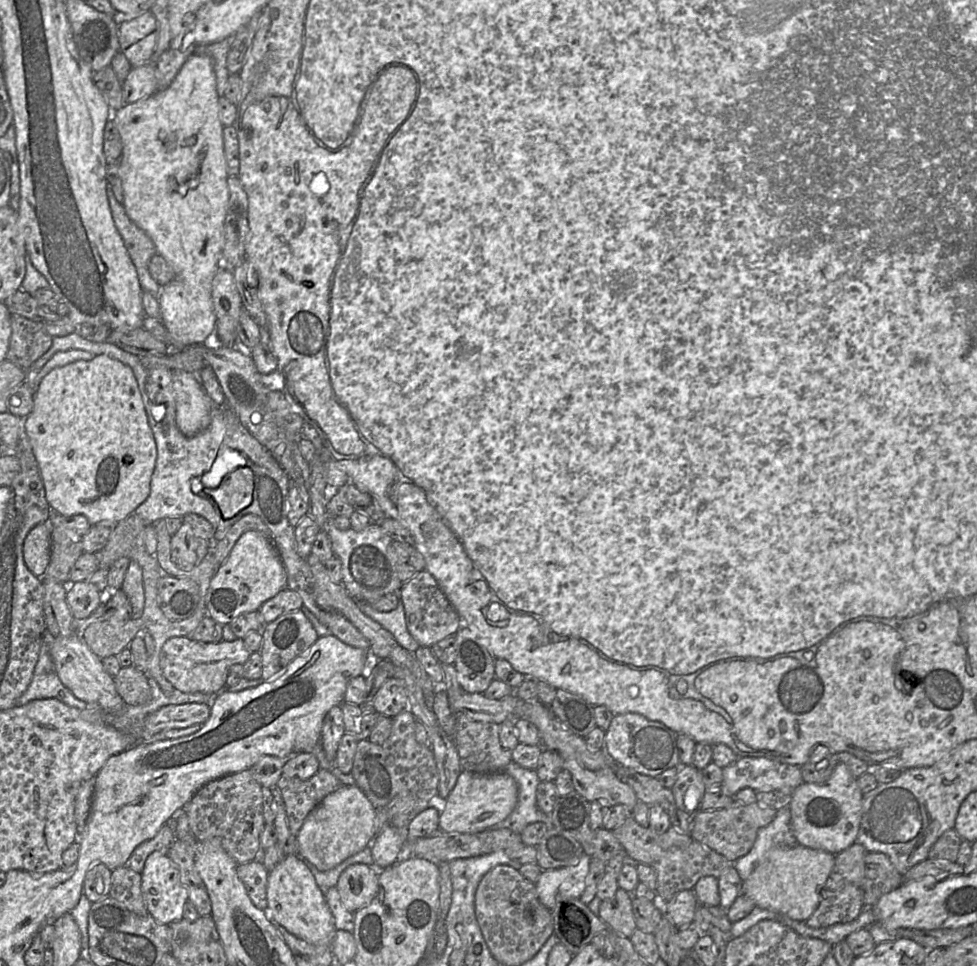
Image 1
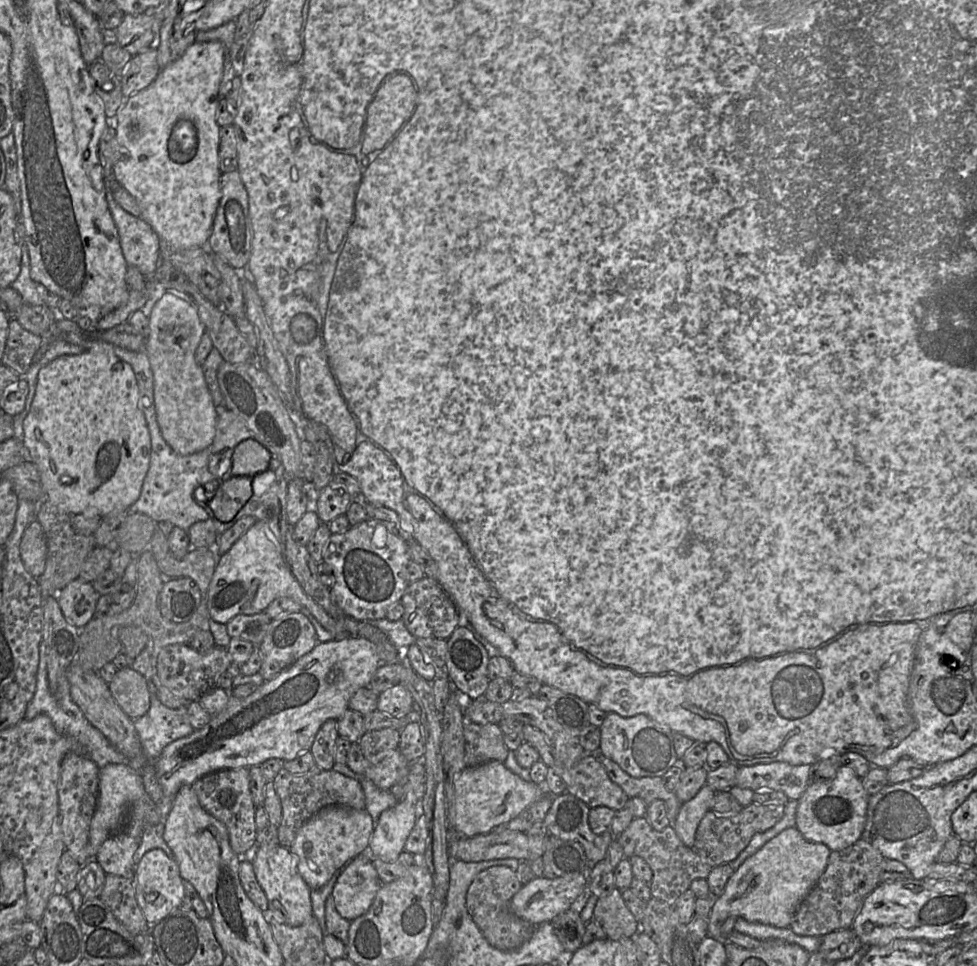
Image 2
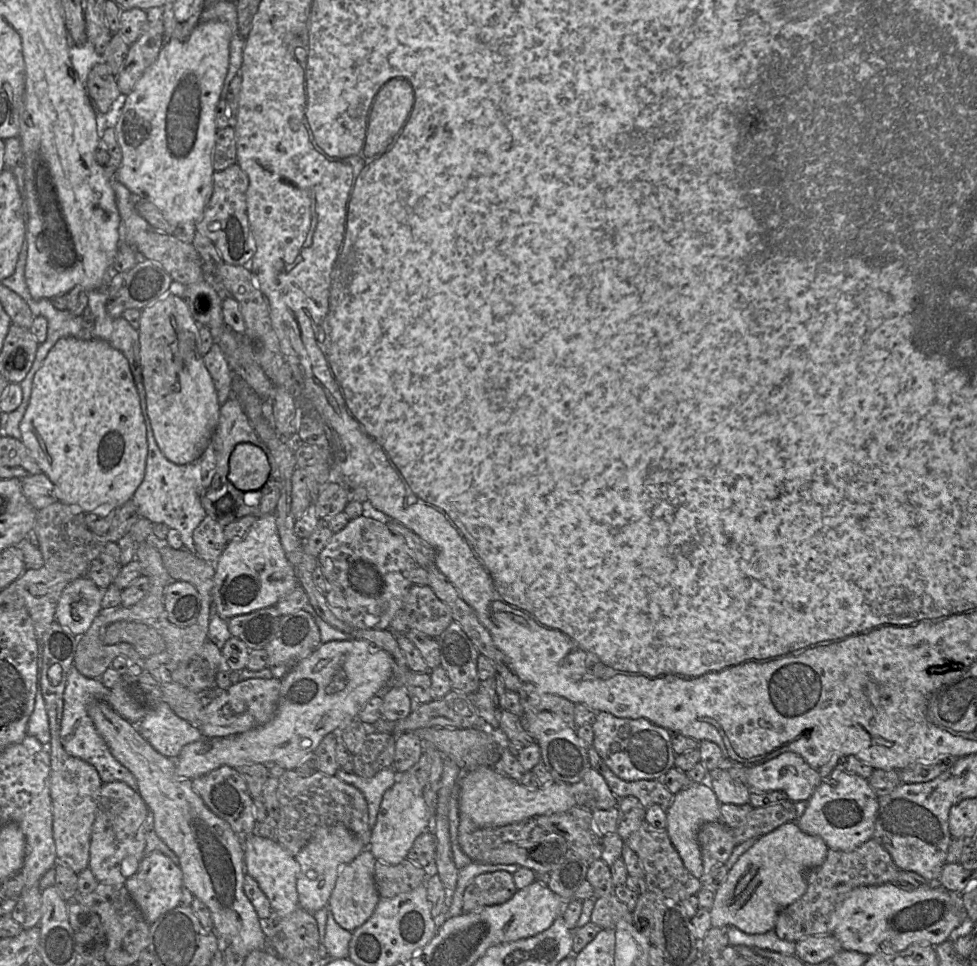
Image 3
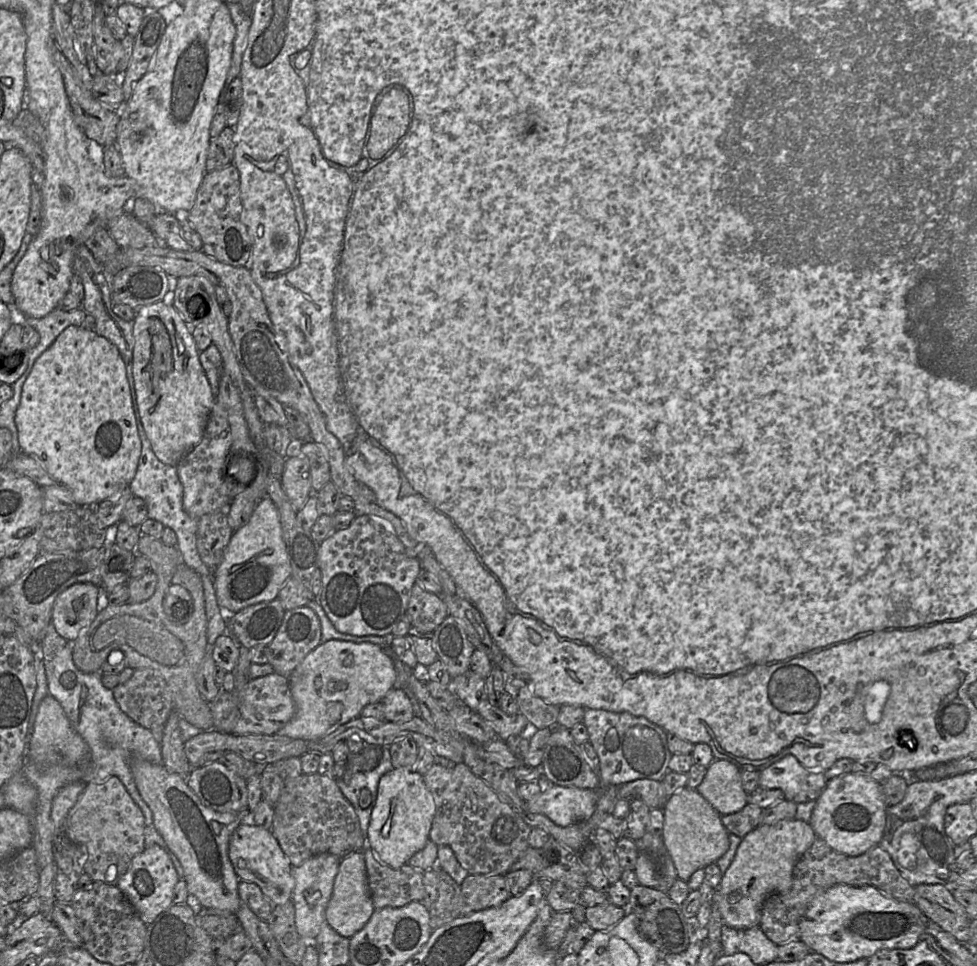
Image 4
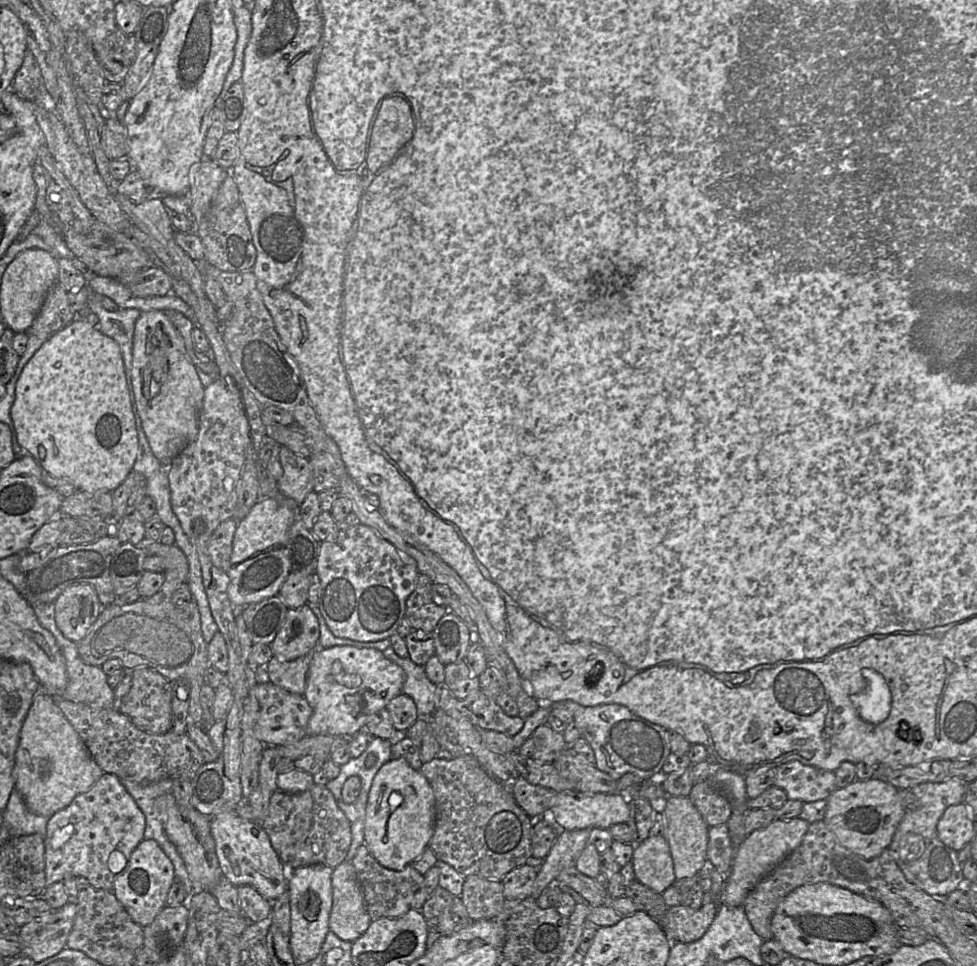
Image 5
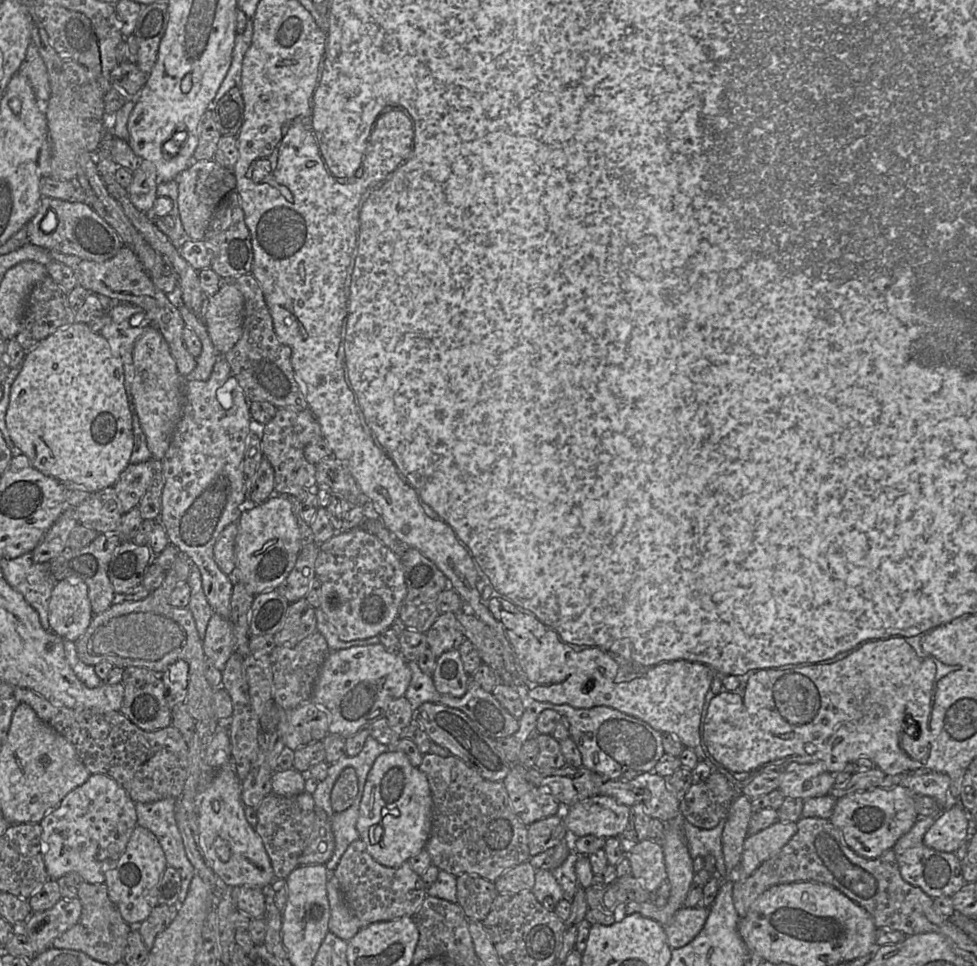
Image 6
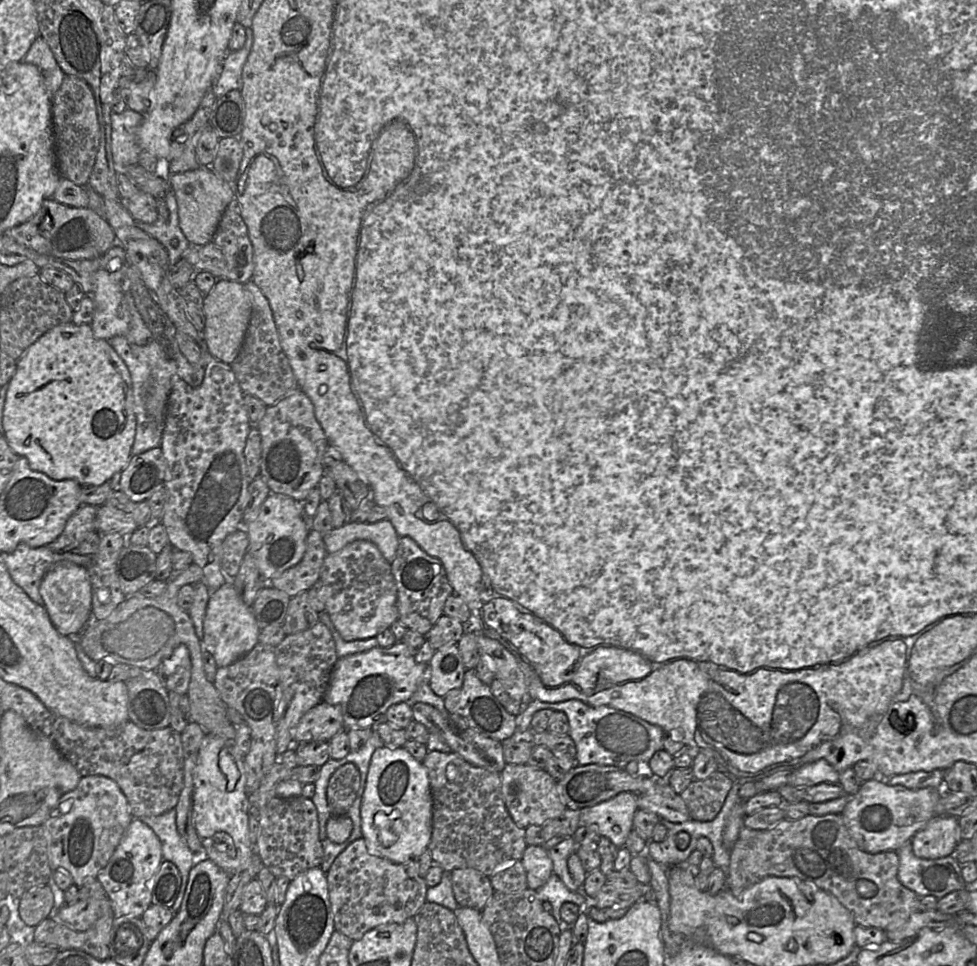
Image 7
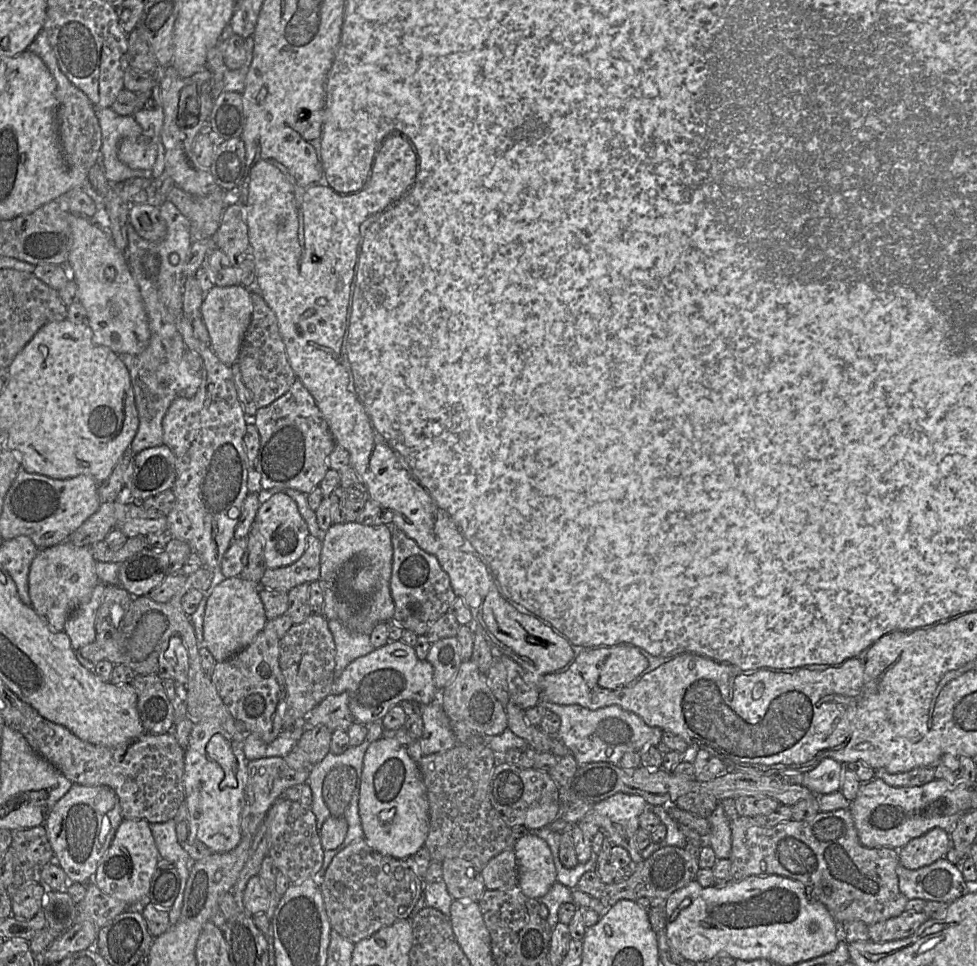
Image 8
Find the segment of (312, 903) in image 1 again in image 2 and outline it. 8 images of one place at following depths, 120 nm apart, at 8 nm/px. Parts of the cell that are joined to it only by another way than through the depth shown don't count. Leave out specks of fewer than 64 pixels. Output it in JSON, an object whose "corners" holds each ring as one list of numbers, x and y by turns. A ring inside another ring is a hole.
{"corners":[[256,847,251,854,251,863,258,883,266,894,268,909,273,917,290,926,301,926,313,916,311,889,298,870,298,858,289,848]]}

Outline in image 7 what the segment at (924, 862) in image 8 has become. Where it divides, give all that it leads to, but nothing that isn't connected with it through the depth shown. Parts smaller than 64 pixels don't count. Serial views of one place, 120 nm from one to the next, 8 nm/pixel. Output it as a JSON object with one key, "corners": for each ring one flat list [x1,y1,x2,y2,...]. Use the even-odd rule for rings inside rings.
{"corners":[[935,815,911,838,912,850,921,859,938,859,953,855,961,840,958,817]]}

